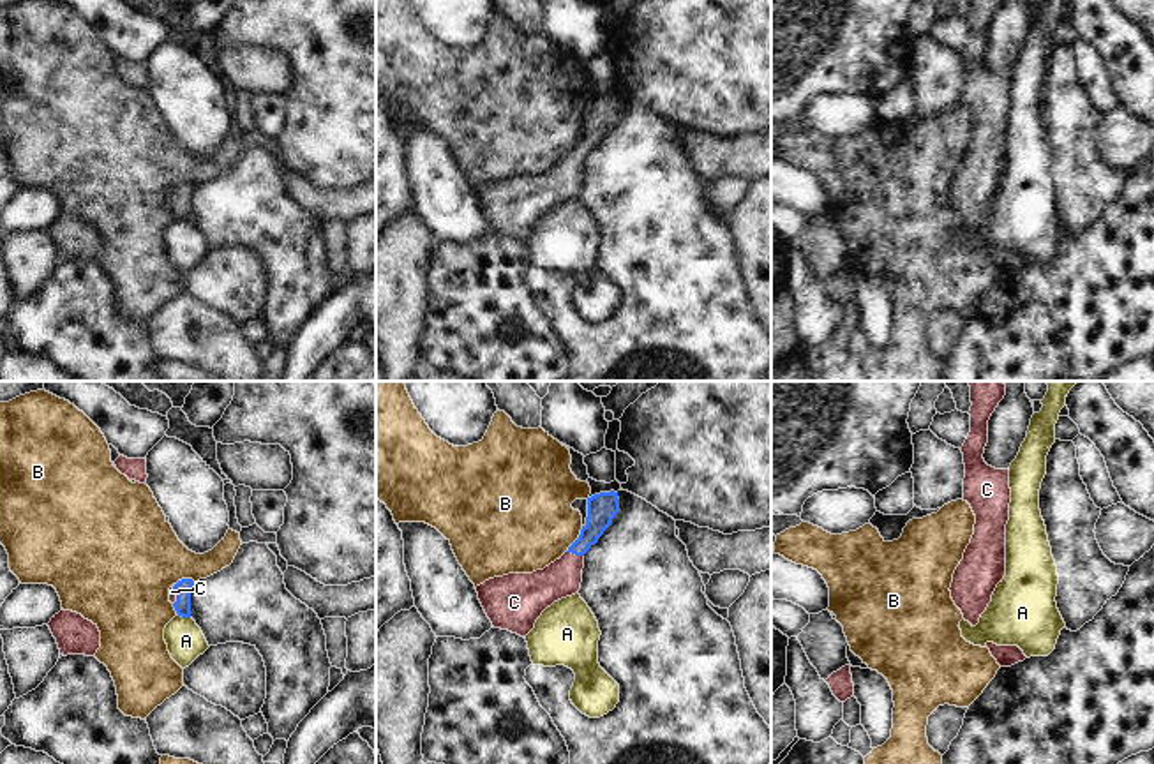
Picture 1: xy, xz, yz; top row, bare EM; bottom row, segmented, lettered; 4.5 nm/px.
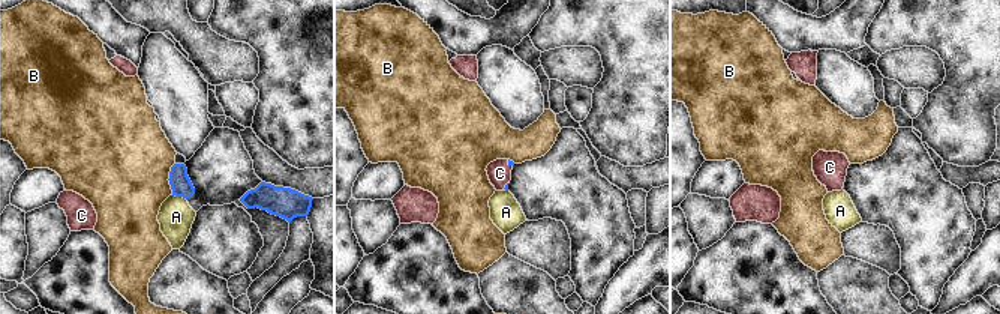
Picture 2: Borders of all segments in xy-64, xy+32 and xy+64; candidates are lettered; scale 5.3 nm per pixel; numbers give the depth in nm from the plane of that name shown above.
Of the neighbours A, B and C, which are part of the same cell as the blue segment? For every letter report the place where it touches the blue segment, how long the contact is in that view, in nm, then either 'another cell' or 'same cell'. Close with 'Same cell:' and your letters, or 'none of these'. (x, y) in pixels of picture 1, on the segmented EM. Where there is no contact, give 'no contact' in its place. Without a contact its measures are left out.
A: contact xy (184, 616); length 70 nm; another cell
B: contact xz (577, 539); length 150 nm; another cell
C: contact xz (576, 554); length 80 nm; same cell
Same cell: C

